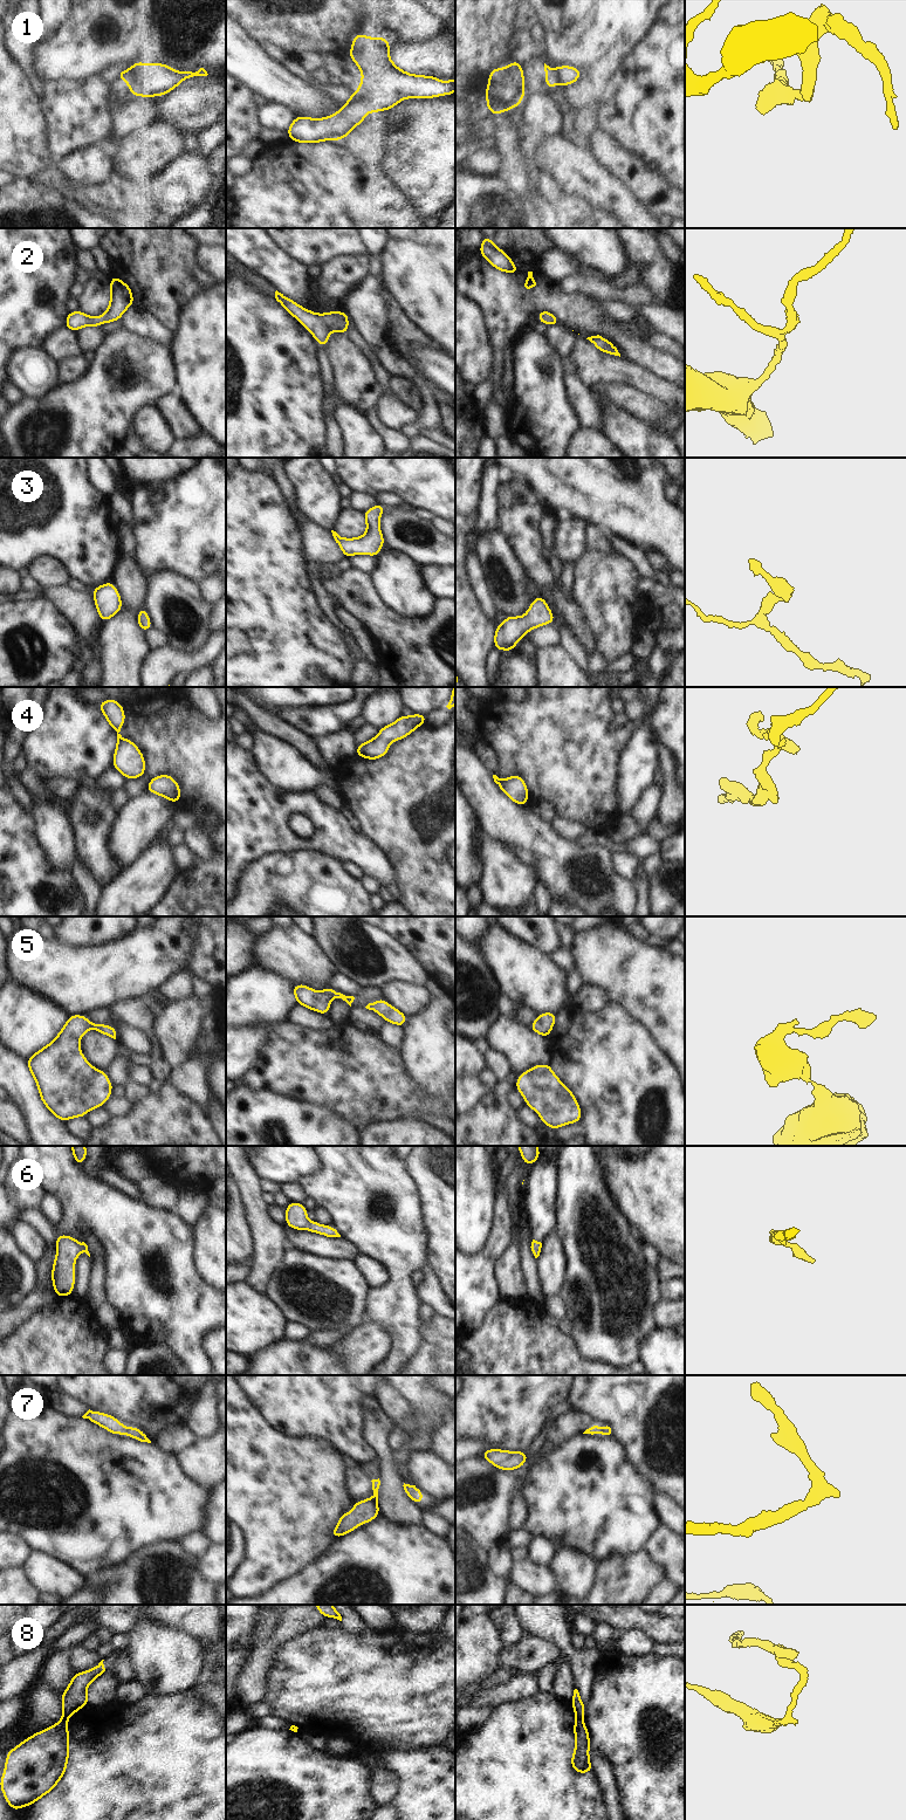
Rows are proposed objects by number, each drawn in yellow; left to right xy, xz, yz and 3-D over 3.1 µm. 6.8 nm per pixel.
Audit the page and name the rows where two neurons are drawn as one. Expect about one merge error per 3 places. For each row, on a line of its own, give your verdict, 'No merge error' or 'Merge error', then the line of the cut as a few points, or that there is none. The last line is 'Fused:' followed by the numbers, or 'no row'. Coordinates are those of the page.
1: No merge error. No split
2: No merge error. No split
3: No merge error. No split
4: No merge error. No split
5: No merge error. No split
6: No merge error. No split
7: No merge error. No split
8: Merge error. Split along yz (576, 1717), (582, 1719)
Fused: 8.

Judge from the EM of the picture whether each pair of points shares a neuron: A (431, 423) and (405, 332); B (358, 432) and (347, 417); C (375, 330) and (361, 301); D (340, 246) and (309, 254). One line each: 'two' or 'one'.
A: two
B: one
C: one
D: one

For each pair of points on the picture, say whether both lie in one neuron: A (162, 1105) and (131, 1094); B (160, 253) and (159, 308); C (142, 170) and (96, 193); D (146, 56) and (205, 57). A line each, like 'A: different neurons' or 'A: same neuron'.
A: different neurons
B: same neuron
C: different neurons
D: same neuron

